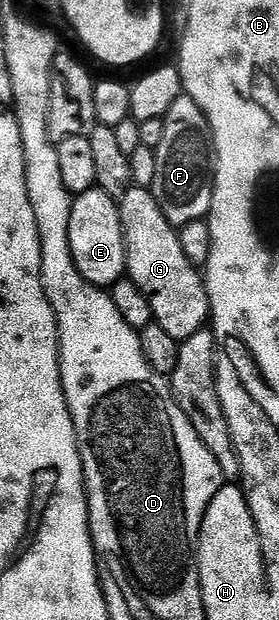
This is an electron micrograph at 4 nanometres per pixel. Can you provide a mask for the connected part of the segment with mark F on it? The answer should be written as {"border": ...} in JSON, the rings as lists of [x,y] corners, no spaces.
{"border":[[[165,123],[165,132],[153,159],[153,200],[169,226],[182,229],[196,219],[204,220],[213,196],[211,182],[211,143],[206,132],[189,123]]]}

